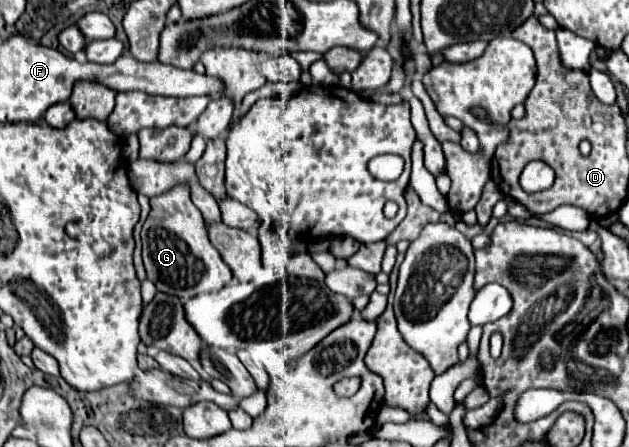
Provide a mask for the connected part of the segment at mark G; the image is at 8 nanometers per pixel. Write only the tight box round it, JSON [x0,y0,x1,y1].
[142,183,232,299]

